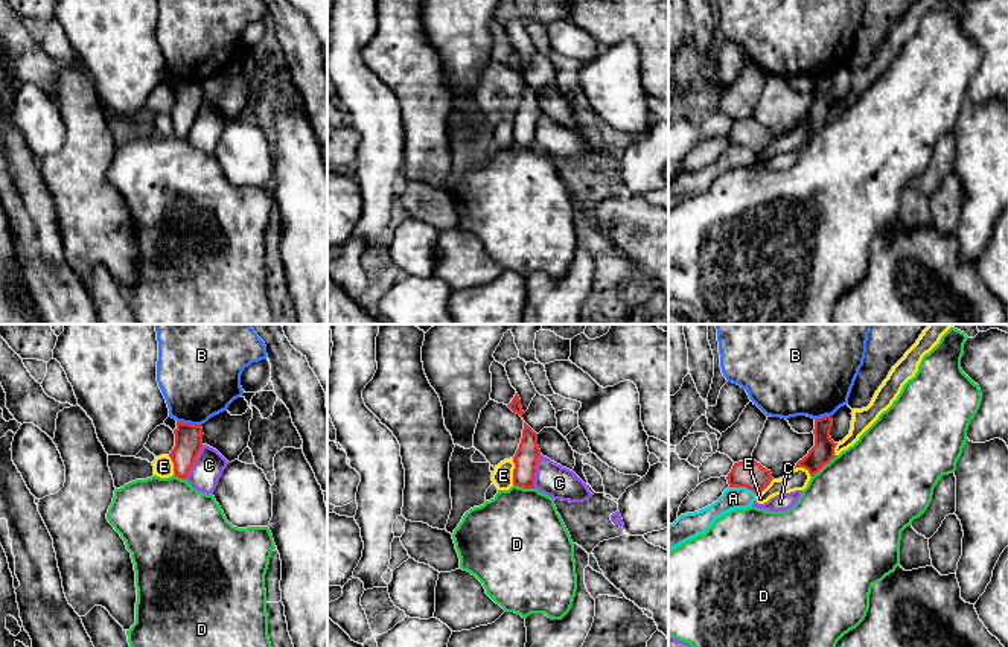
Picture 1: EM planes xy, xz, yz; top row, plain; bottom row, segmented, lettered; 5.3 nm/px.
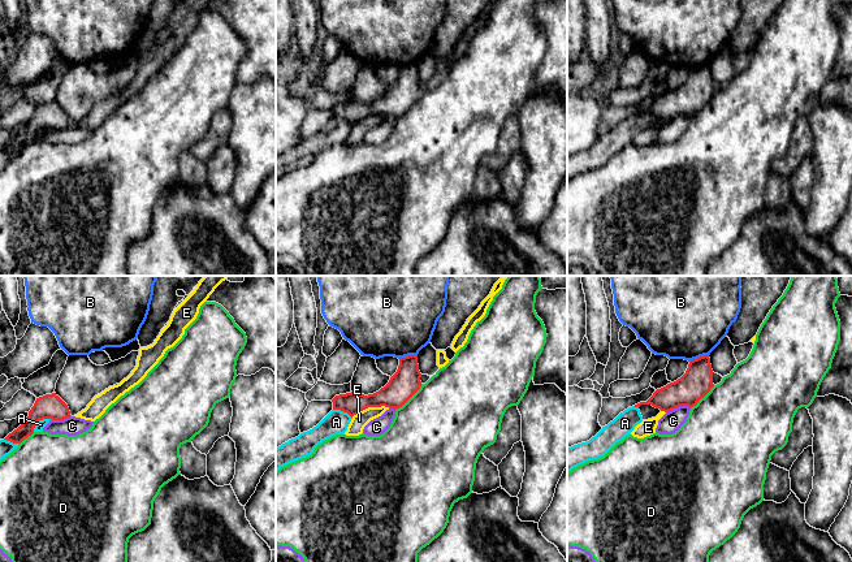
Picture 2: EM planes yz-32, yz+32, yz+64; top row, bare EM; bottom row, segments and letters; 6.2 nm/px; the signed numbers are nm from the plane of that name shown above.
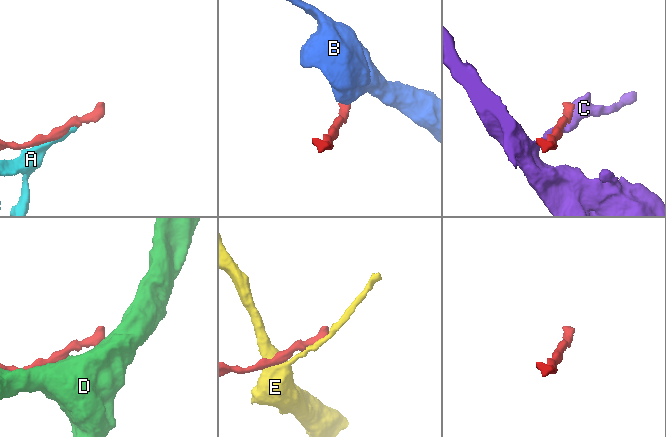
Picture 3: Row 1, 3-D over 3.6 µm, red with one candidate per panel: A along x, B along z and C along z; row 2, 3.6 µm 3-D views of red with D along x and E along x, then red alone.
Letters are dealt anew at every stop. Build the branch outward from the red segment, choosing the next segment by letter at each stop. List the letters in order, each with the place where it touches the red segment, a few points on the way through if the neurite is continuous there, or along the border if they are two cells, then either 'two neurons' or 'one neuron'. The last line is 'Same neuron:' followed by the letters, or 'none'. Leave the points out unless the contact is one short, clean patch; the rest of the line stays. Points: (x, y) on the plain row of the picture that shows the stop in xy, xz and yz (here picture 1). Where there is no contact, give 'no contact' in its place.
A: meets red in yz at (743, 145); two neurons
B: meets red in xy at (189, 82); border along xy (177, 79), (200, 84); two neurons
C: meets red in xy at (194, 121); two neurons
D: meets red in yz at (824, 124); two neurons
E: meets red in xz at (513, 130); border along xz (512, 117), (513, 142); two neurons
Same neuron: none

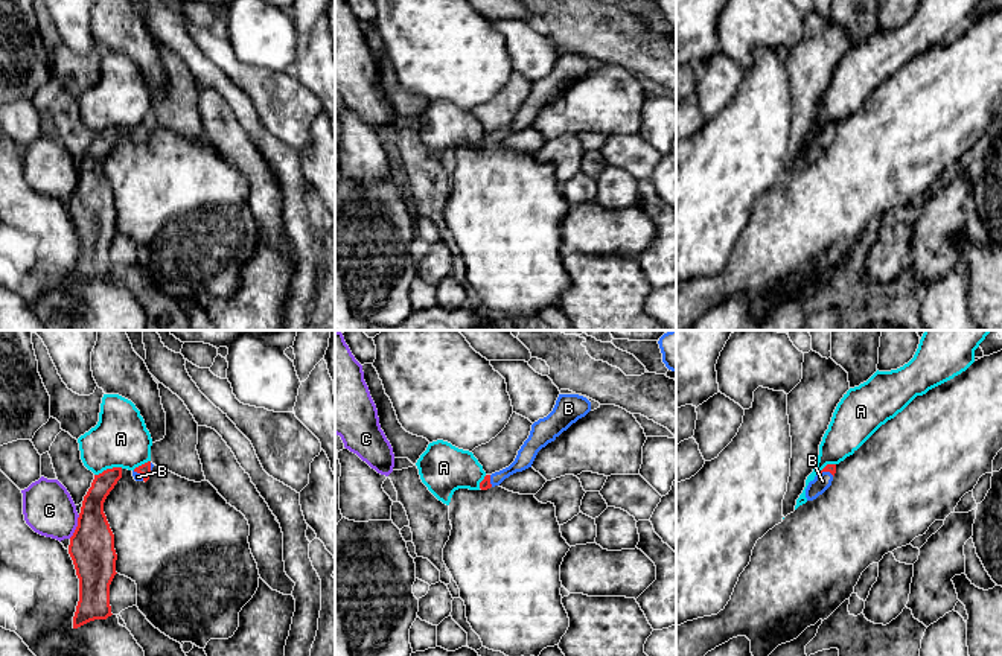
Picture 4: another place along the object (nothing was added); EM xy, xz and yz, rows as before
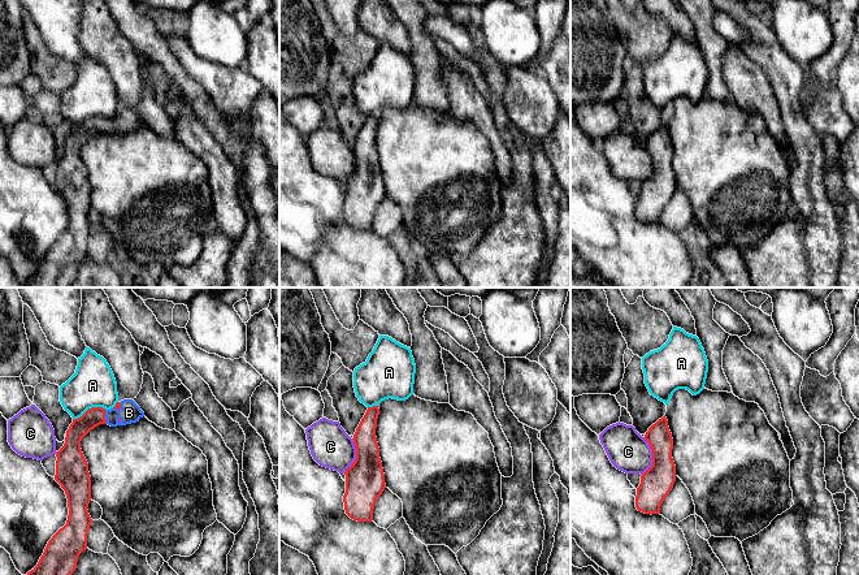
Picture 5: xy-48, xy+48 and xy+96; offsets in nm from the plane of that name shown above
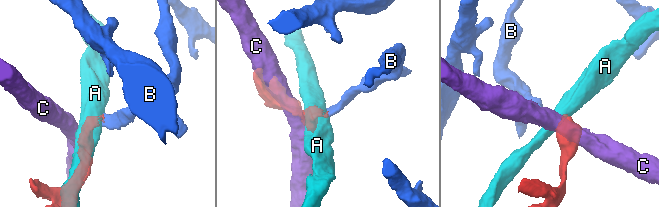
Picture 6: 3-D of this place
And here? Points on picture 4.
A: meets red in xy at (108, 128); border along xy (122, 127), (107, 127), (95, 134); two neurons
B: meets red in xy at (139, 131); runs through xy (145, 128), (139, 131), (137, 136); one neuron
C: meets red in xy at (76, 186); border along xy (79, 174), (78, 184), (69, 197); two neurons
Same neuron: B

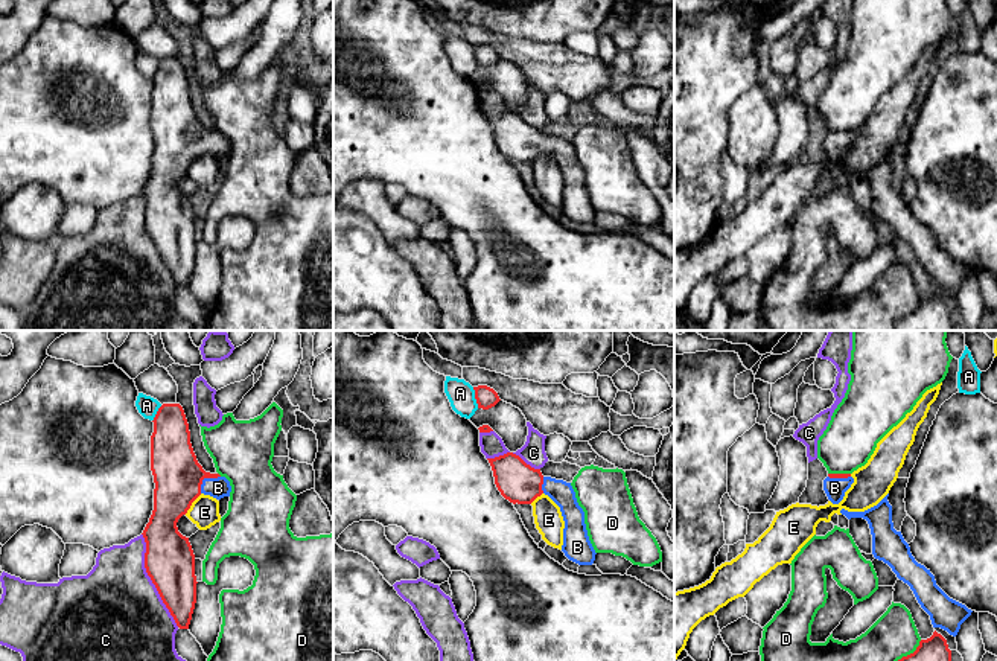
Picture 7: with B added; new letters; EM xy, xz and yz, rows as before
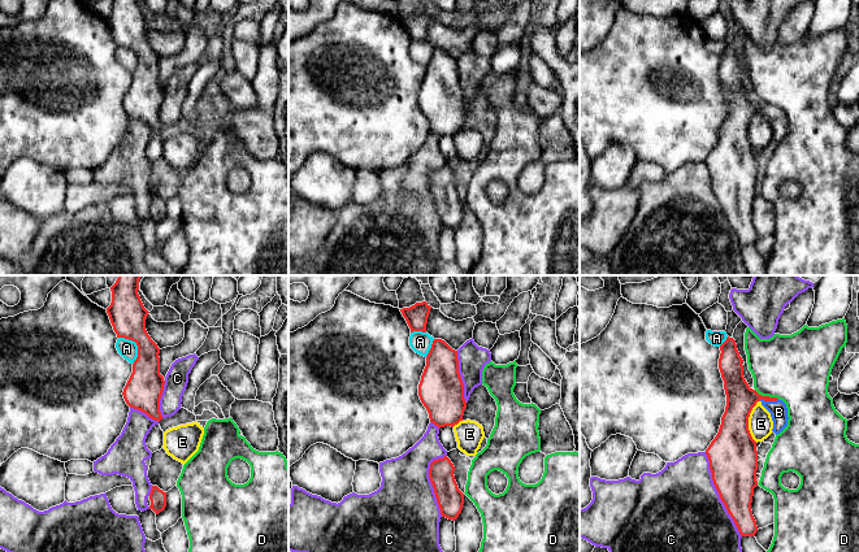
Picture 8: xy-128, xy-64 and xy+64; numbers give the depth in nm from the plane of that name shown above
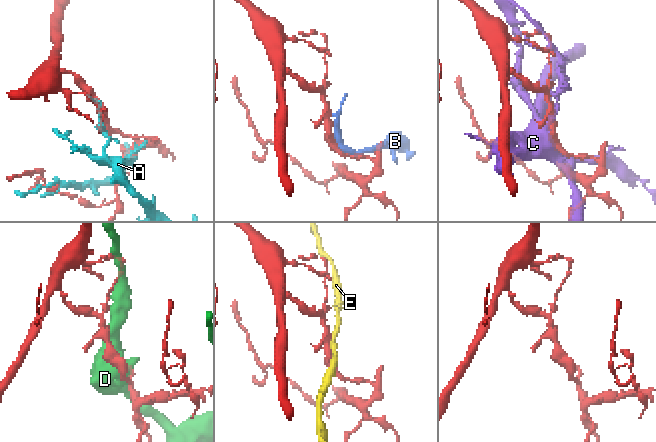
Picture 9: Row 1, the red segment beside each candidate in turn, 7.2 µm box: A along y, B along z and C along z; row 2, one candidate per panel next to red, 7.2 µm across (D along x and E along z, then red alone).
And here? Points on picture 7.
A: meets red in xz at (475, 57); two neurons
B: meets red in xy at (204, 136); one neuron
C: meets red in xy at (151, 238); two neurons
D: meets red in yz at (907, 314); two neurons
E: meets red in xy at (191, 163); border along xy (201, 153), (184, 172); two neurons
Same neuron: B

